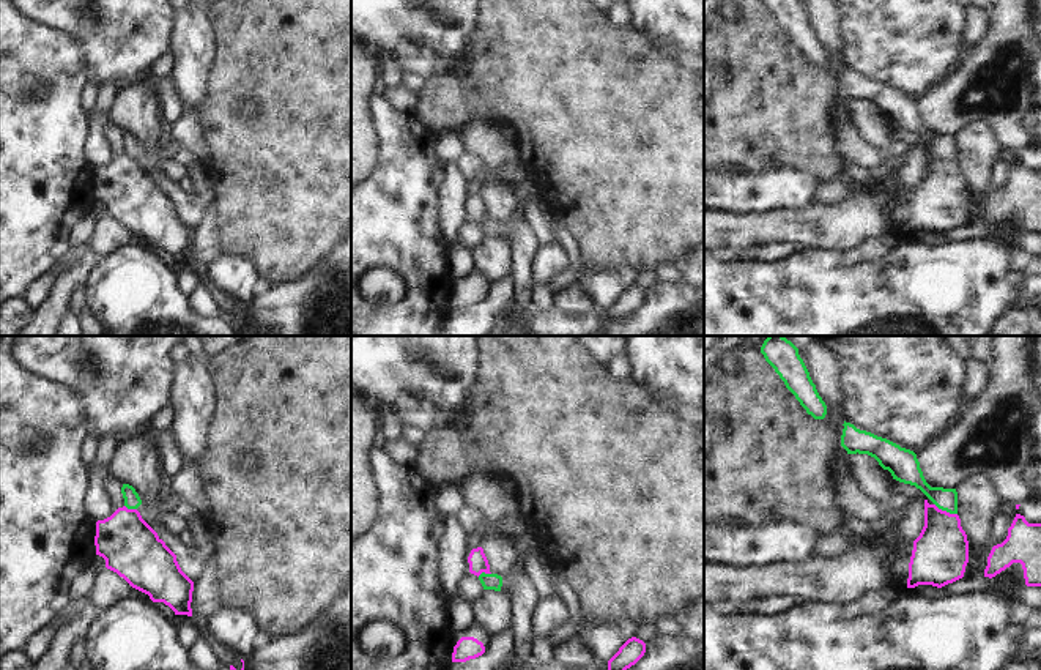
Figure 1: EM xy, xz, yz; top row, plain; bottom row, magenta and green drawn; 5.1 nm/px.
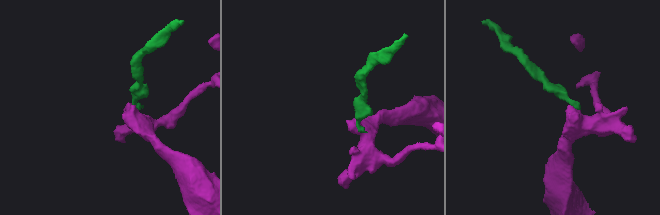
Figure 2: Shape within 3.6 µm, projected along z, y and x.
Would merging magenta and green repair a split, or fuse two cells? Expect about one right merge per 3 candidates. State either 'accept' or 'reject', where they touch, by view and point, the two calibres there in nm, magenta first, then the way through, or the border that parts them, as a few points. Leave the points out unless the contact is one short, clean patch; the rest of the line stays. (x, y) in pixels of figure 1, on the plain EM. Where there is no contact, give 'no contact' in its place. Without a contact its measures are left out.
reject; contact yz (945, 158); calibres 280 and 110 nm; border yz (934, 150), (956, 161)

